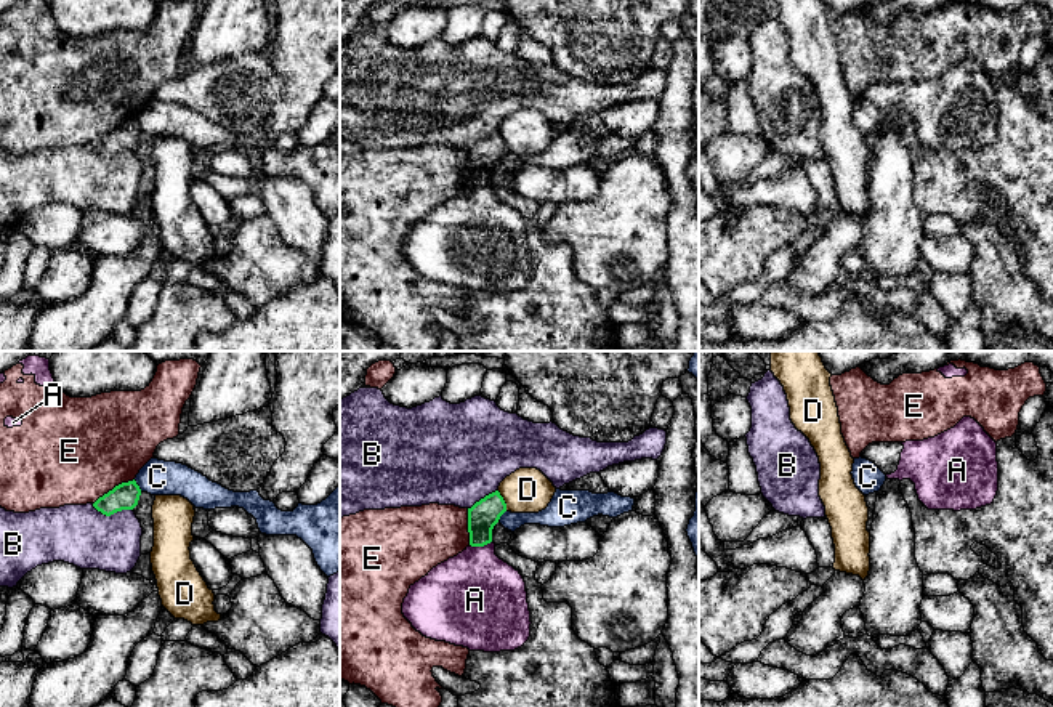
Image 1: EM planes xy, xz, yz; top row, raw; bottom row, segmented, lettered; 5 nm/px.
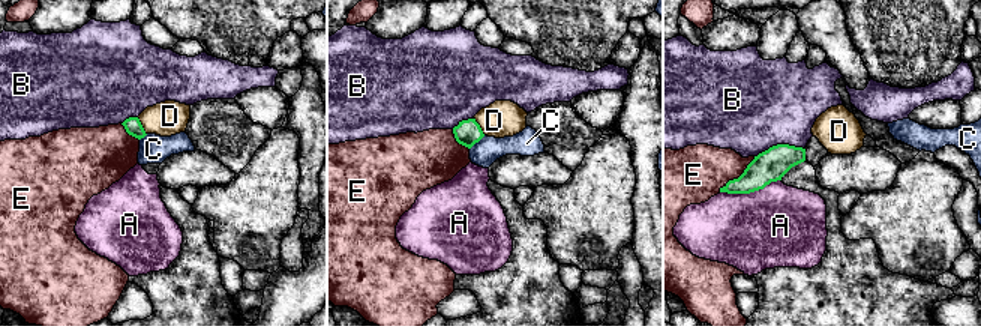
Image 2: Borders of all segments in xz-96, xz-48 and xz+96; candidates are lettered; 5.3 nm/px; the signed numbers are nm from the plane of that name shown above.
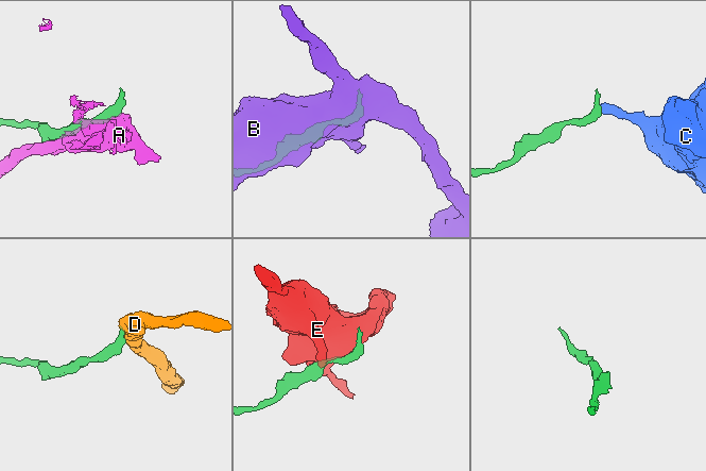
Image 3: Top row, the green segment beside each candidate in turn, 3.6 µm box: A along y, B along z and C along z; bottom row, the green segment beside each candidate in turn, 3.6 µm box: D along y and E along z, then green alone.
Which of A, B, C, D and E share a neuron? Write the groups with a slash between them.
A E / B / C / D

